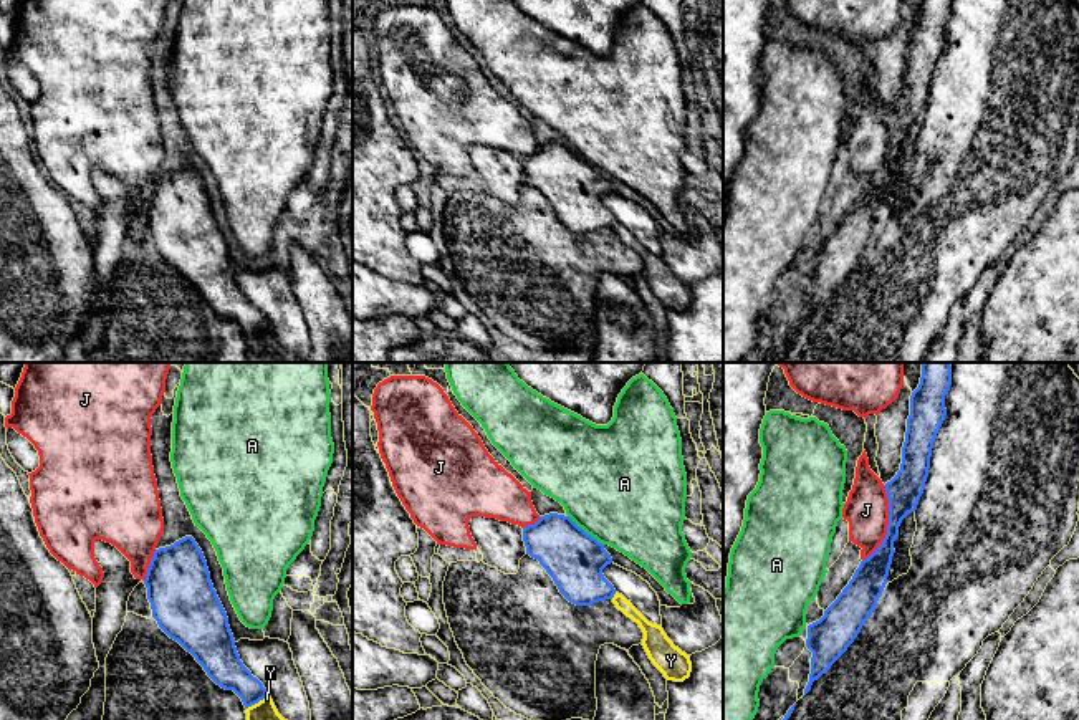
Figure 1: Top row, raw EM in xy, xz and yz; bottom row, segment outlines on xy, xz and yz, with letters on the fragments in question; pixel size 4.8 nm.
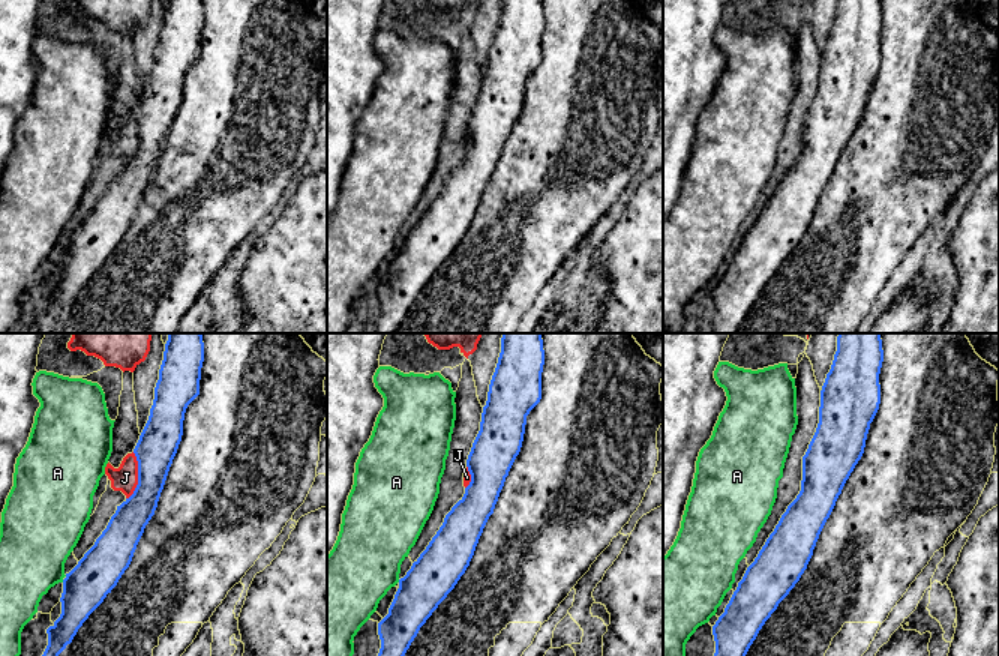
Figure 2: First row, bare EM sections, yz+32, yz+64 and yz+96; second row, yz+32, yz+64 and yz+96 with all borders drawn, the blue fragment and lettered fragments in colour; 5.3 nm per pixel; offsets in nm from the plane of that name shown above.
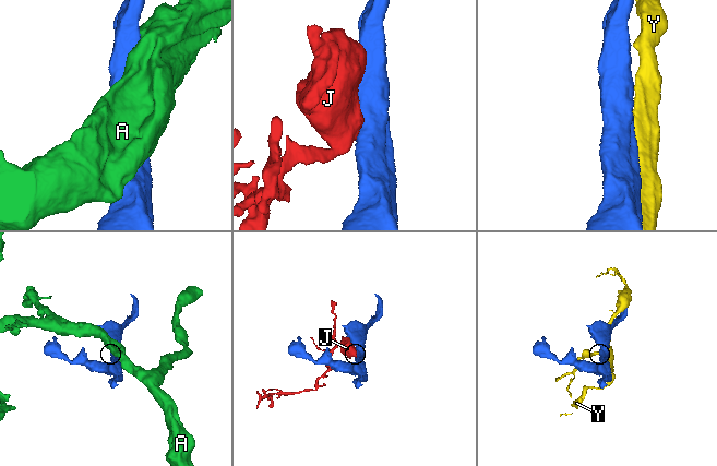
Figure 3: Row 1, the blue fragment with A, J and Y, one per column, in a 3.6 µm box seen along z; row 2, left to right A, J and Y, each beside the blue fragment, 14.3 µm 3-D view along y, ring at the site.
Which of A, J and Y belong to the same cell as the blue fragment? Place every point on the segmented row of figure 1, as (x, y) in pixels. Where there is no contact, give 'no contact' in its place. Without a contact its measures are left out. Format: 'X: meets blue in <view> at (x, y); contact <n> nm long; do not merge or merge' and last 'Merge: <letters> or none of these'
A: meets blue in xz at (585, 532); contact 220 nm long; do not merge
J: meets blue in yz at (889, 523); contact 380 nm long; do not merge
Y: meets blue in xy at (257, 702); contact 130 nm long; do not merge
Merge: none of these

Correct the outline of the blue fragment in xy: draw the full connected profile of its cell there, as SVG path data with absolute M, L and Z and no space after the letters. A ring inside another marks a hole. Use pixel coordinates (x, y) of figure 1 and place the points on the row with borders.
M192 536L156 550L144 584L159 627L190 652L217 685L233 690L245 708L268 695L240 660L227 612Z

